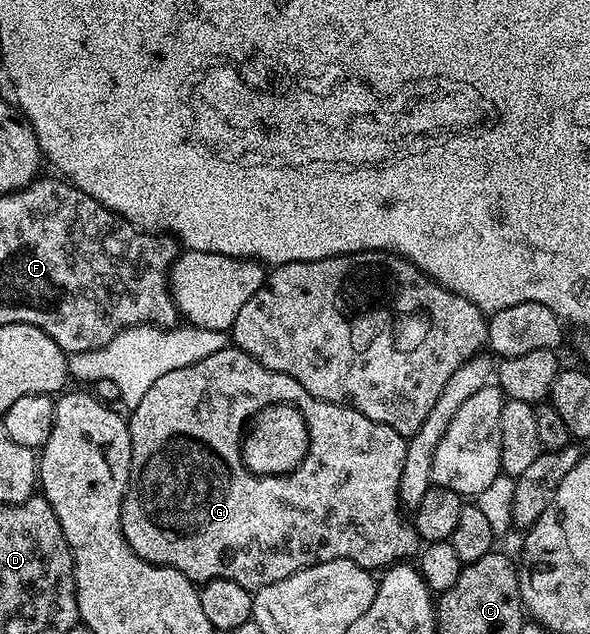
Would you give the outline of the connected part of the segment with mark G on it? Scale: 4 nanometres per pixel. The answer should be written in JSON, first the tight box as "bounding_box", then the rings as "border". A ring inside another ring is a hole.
{"bounding_box":[121,346,421,590],"border":[[[236,346],[224,348],[191,366],[183,366],[179,370],[171,370],[171,374],[163,374],[163,378],[155,378],[151,390],[143,394],[139,406],[135,406],[128,413],[127,423],[131,434],[131,462],[129,463],[129,487],[121,499],[121,533],[136,556],[149,564],[158,564],[161,568],[174,568],[194,582],[230,580],[239,582],[239,586],[244,588],[256,590],[263,586],[271,586],[271,582],[279,582],[299,570],[311,567],[312,564],[349,560],[373,572],[378,570],[377,568],[383,570],[406,561],[411,558],[409,556],[414,557],[420,549],[421,541],[419,542],[417,538],[416,530],[403,516],[404,511],[399,495],[399,478],[402,477],[408,444],[406,437],[389,426],[383,426],[359,414],[351,406],[329,404],[325,400],[309,396],[307,390],[303,390],[303,386],[295,382],[295,378],[267,370],[241,348]],[[282,402],[292,404],[305,413],[305,423],[309,425],[309,453],[298,468],[294,468],[286,475],[254,476],[241,461],[241,442],[247,428],[247,421],[269,404]]]}

